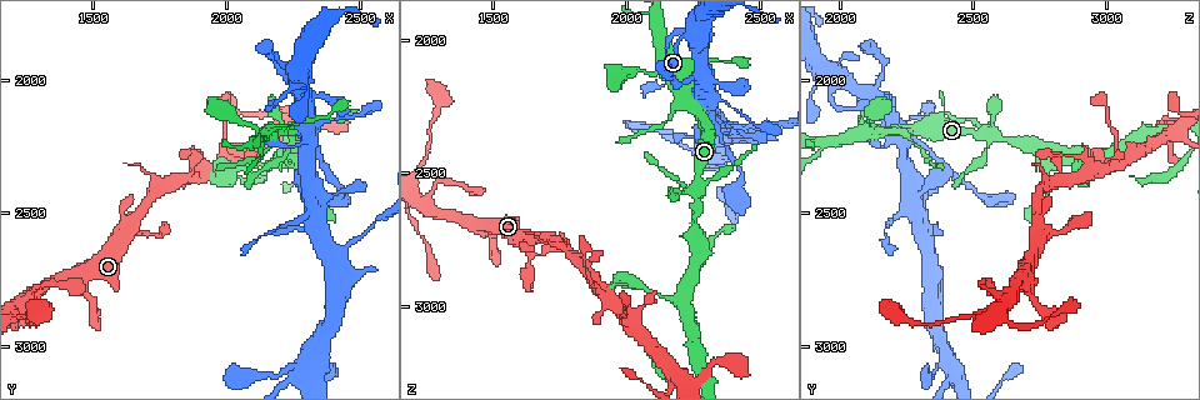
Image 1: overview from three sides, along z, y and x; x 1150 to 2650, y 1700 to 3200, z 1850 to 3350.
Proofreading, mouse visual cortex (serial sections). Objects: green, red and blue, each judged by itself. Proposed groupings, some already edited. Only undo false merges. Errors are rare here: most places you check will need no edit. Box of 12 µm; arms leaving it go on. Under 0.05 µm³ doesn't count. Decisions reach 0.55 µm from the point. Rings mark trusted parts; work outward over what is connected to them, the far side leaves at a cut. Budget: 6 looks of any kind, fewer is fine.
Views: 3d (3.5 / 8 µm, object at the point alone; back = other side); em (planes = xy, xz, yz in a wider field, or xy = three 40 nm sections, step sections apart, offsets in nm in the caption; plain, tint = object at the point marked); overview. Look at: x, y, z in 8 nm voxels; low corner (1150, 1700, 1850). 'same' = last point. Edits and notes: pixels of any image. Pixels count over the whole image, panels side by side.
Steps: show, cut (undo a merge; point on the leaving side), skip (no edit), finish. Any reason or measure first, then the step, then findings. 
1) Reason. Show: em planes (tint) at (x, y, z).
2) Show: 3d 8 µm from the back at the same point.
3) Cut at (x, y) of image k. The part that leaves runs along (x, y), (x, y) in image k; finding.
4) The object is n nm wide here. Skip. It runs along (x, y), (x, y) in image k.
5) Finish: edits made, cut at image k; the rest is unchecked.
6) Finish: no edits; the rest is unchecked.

Show: 3d 3.5 µm at (2310, 2220, 2260).

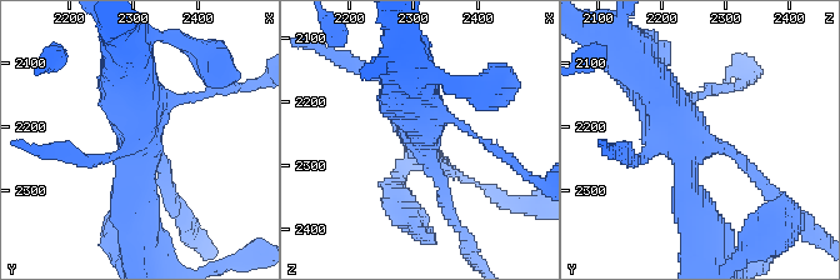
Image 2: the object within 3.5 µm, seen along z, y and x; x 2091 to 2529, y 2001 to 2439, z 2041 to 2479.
Show: em xy step 5 (tint) at (2315, 2230, 2255).

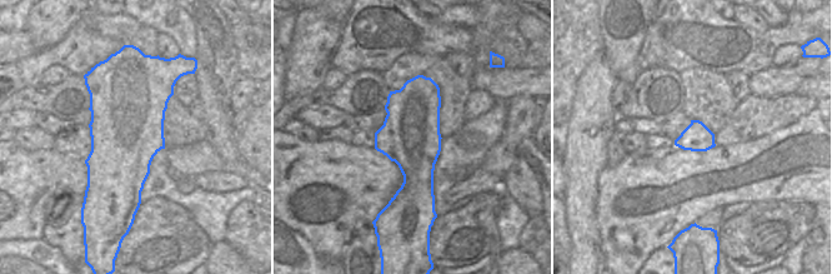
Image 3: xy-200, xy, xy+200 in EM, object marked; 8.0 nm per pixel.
Skip. All the same cell.

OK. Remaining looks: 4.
Small branch off a trunk. Show: 3d 8 µm at (2440, 2630, 2350).

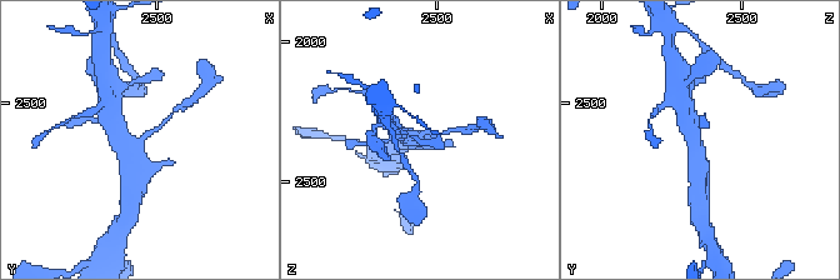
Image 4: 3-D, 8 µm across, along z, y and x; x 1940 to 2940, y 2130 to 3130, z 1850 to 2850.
Show: em planes (tint) at (2440, 2640, 2340).

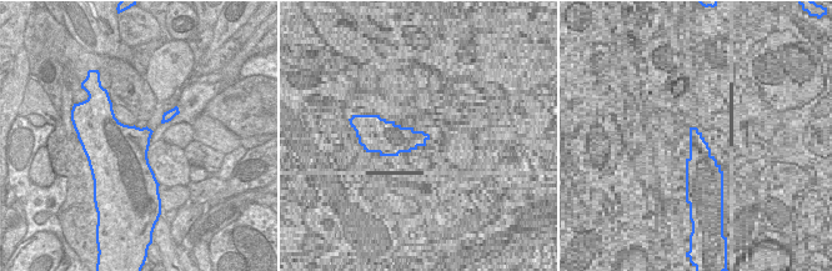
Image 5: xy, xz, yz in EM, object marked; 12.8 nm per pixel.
Skip. All the same cell.

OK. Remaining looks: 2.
Branch point. Show: 3d 3.5 µm at (1240, 2820, 2630).

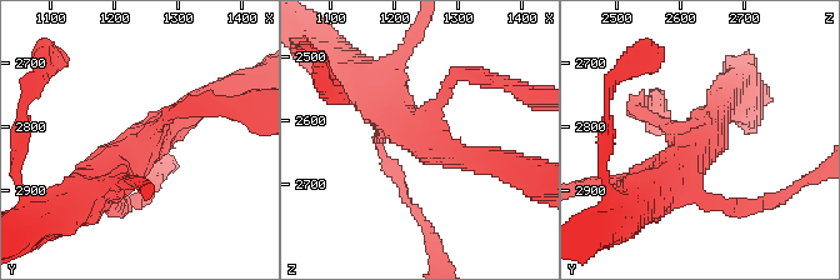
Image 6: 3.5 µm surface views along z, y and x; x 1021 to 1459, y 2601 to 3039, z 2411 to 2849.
3 arms meet here; the arms are 150, 350, 600 nm wide; shape alone is not enough. Show: em planes (tint) at (1245, 2825, 2630).

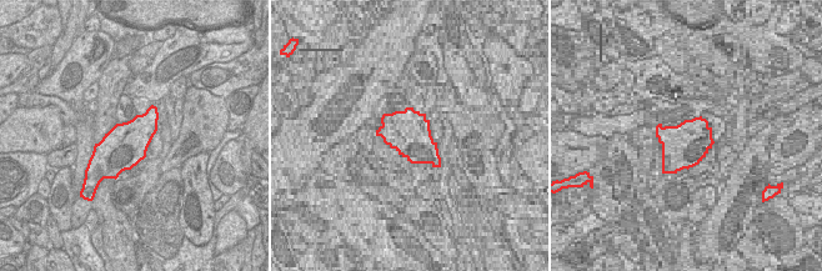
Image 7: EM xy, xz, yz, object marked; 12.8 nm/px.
Skip. One cell here.

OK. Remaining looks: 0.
Finish: no edits; the rest is unchecked.

